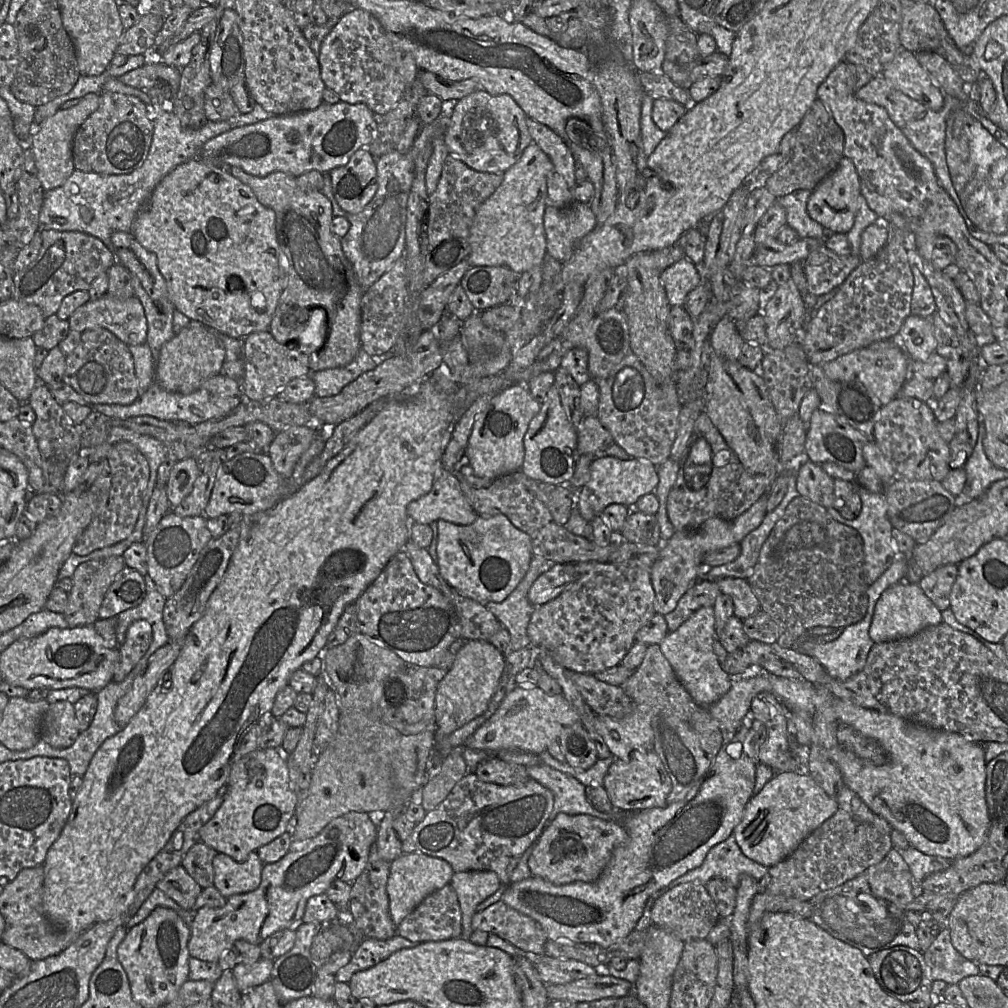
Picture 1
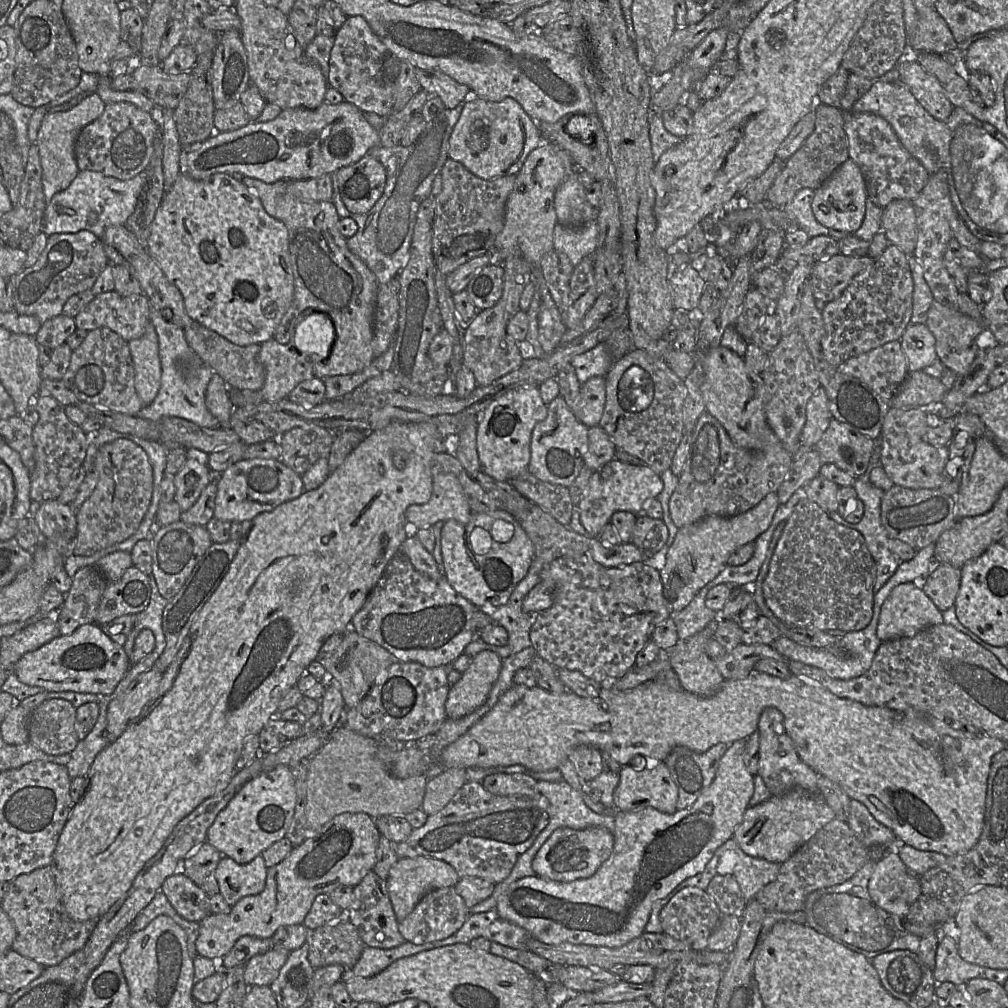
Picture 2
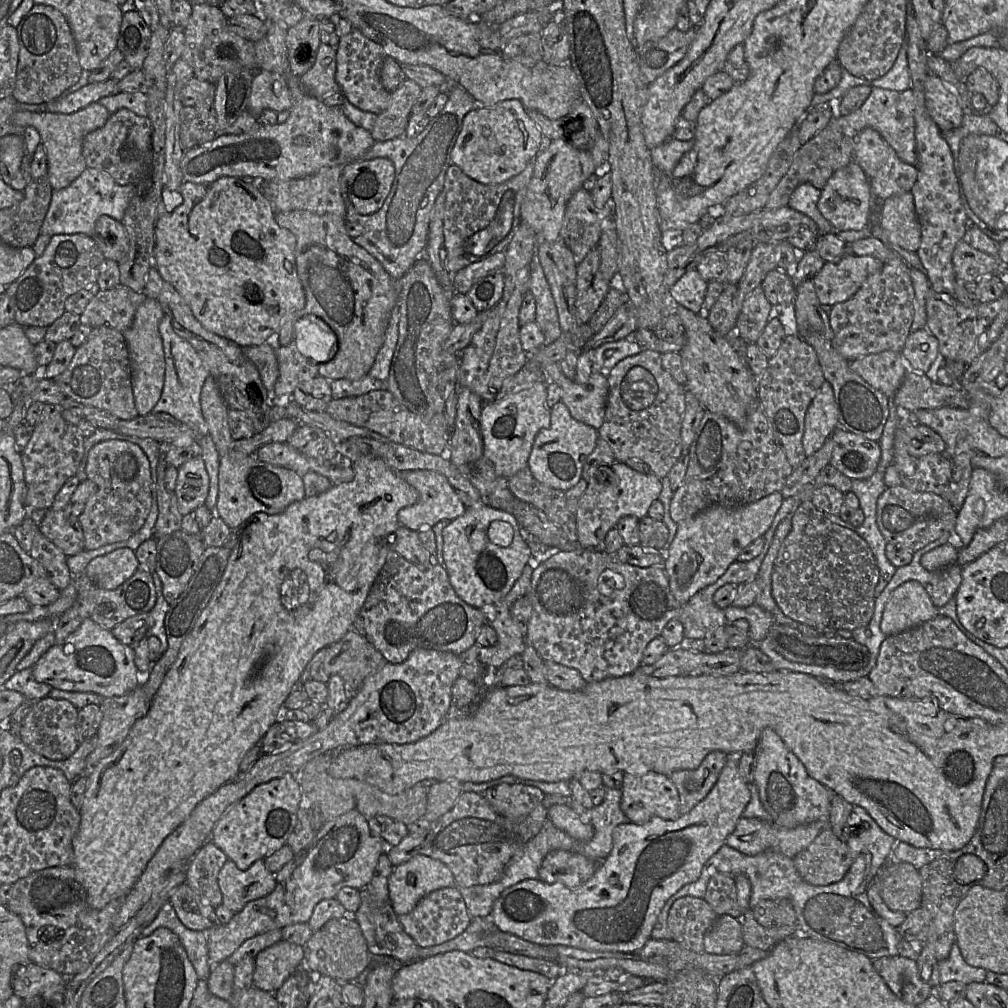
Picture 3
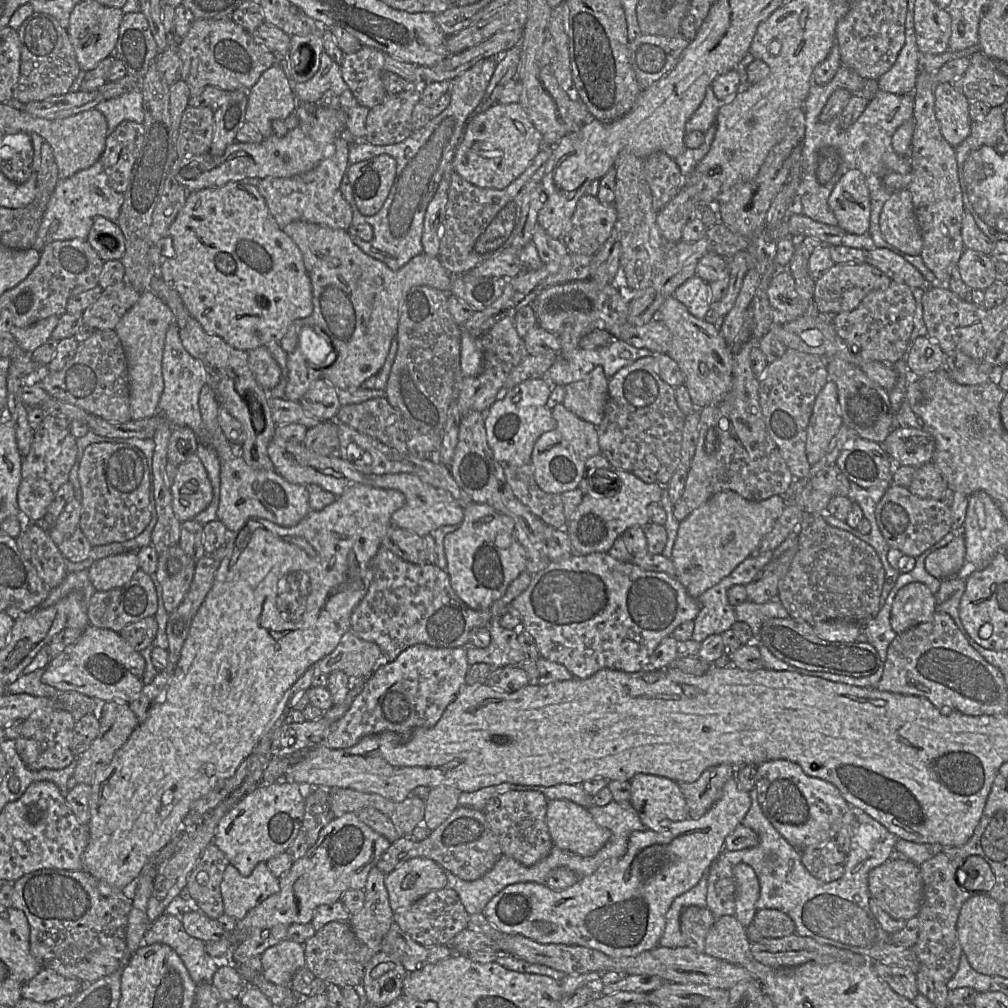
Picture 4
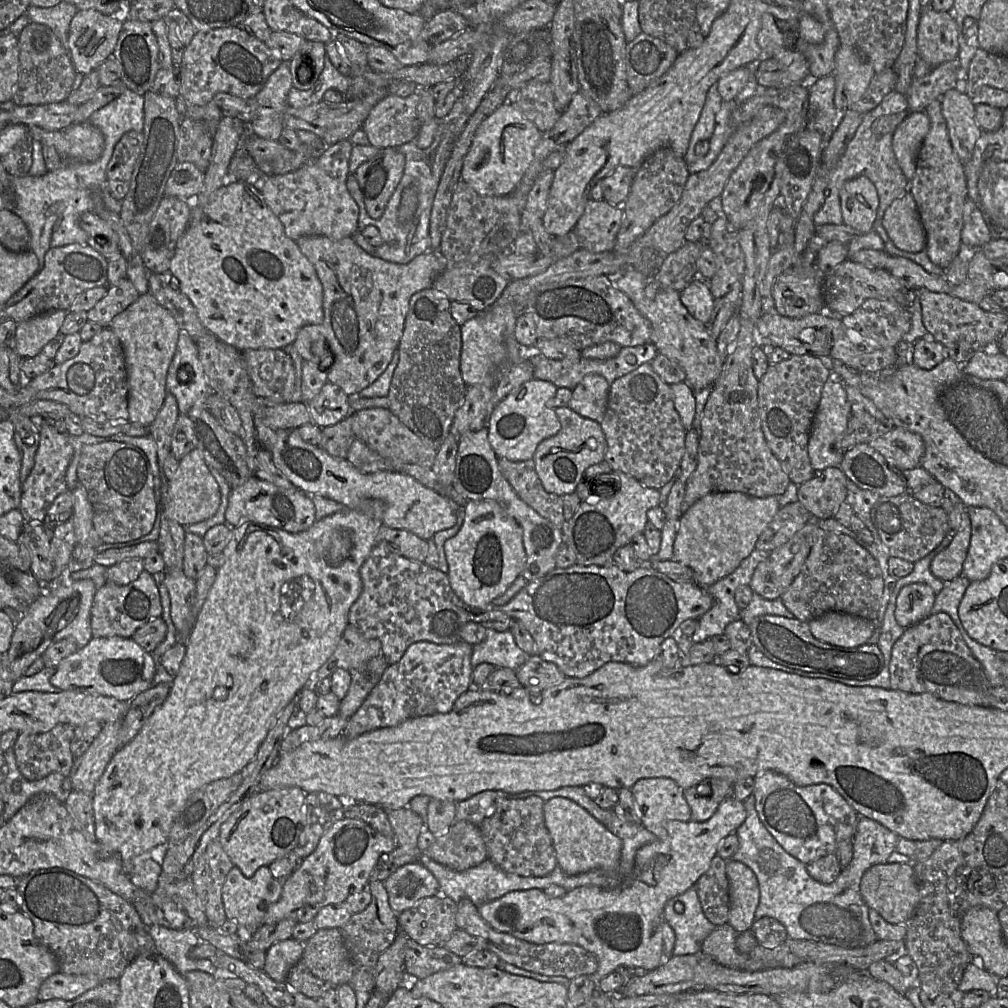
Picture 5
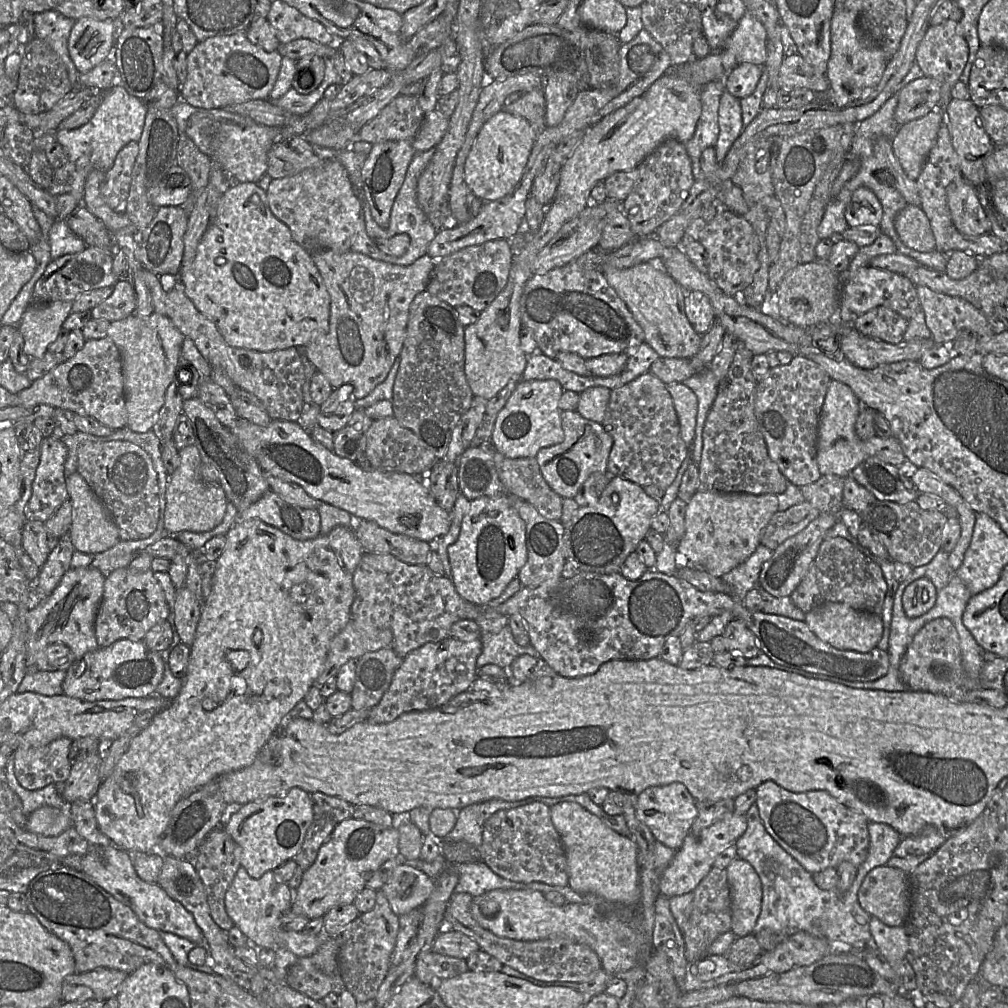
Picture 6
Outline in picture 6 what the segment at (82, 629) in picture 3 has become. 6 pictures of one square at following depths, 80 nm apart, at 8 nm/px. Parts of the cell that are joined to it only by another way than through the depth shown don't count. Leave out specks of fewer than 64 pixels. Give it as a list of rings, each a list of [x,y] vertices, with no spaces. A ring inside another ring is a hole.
[[[121,639],[75,660],[66,670],[63,692],[69,697],[85,701],[146,697],[156,692],[163,674],[164,661],[160,653],[150,650],[142,641]]]

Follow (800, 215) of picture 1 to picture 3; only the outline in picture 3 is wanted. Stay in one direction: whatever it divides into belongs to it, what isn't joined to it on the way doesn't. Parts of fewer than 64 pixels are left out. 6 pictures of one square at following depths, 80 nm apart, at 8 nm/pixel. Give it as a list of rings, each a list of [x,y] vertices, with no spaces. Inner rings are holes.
[[[802,183],[792,193],[787,207],[811,218],[818,227],[819,234],[829,234],[837,230],[826,220],[817,207],[821,190],[810,183]]]

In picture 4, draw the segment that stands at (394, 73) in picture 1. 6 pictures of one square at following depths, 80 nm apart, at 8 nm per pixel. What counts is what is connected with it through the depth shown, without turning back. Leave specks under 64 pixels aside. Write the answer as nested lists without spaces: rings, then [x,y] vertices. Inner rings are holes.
[[[362,46],[355,53],[344,54],[340,65],[349,90],[361,106],[369,109],[383,103],[388,96],[382,80],[384,55],[376,48]]]

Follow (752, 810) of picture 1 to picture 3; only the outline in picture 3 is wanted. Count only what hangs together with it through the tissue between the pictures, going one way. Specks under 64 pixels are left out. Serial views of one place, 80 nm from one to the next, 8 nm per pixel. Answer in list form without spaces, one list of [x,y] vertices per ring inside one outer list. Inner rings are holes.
[[[742,816],[734,831],[726,839],[726,844],[749,856],[771,850],[794,858],[827,827],[829,827],[829,819],[817,820],[808,824],[798,825],[794,828],[783,828],[771,822]]]

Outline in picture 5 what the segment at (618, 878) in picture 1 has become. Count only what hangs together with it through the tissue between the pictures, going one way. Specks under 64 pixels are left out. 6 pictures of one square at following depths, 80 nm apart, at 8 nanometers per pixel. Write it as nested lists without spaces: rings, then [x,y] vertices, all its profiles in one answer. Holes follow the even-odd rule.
[[[735,797],[724,799],[713,816],[704,822],[669,821],[667,837],[657,839],[638,849],[631,877],[610,888],[581,886],[566,892],[563,897],[552,898],[542,889],[516,890],[477,907],[481,917],[495,930],[509,933],[519,939],[535,943],[568,943],[583,947],[598,959],[597,971],[589,976],[599,983],[604,977],[619,969],[631,972],[649,972],[657,969],[666,959],[663,953],[661,923],[666,903],[690,889],[709,869],[718,855],[722,841],[735,833],[747,816],[744,802]]]

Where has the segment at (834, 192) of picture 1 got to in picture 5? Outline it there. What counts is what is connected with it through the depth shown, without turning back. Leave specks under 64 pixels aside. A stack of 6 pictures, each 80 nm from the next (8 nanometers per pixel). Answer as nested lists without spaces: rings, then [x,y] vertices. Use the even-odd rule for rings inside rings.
[[[866,176],[847,181],[839,193],[843,224],[861,234],[873,231],[879,197],[873,183]]]

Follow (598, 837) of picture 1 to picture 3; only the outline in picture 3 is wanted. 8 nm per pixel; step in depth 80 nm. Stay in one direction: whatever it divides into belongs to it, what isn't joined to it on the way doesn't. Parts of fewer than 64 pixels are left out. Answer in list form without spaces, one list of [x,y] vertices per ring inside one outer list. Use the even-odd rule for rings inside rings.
[[[553,850],[542,861],[539,878],[548,884],[560,882],[577,887],[591,878],[599,865],[599,862],[576,852]]]

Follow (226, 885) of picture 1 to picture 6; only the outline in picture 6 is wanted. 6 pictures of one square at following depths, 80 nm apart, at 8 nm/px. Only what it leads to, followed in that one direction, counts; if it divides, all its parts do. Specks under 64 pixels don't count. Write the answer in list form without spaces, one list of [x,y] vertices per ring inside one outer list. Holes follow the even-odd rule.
[[[240,866],[235,877],[225,893],[225,909],[228,916],[233,920],[234,924],[242,931],[250,943],[258,948],[268,948],[277,950],[286,948],[294,953],[298,958],[310,957],[314,954],[322,944],[324,937],[330,936],[325,933],[321,934],[305,934],[302,931],[286,931],[281,928],[279,917],[286,911],[290,910],[293,893],[287,883],[277,879],[272,870],[265,872],[261,877],[251,878],[246,869]]]

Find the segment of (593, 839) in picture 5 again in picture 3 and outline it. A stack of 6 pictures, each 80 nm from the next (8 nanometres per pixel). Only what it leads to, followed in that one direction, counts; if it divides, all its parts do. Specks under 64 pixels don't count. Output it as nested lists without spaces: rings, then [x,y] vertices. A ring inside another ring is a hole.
[[[555,804],[550,806],[548,819],[555,827],[577,841],[589,841],[594,836],[592,824],[584,822],[578,812],[570,805]]]

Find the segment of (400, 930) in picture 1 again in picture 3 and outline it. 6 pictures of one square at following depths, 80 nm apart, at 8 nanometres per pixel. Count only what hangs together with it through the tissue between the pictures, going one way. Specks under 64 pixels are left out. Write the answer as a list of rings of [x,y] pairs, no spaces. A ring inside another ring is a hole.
[[[445,887],[425,895],[407,914],[398,915],[404,931],[420,946],[429,947],[447,942],[462,934],[471,922],[464,898],[458,887]]]

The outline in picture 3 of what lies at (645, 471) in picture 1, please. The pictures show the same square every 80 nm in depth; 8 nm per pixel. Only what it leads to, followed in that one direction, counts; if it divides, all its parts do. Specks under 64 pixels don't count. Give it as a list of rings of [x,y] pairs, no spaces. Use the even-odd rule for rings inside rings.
[[[615,461],[612,464],[615,479],[613,481],[597,481],[591,479],[575,512],[576,542],[582,549],[600,549],[607,532],[615,528],[619,519],[624,516],[634,516],[638,520],[645,517],[648,507],[658,499],[662,485],[652,472],[640,473],[624,462]]]

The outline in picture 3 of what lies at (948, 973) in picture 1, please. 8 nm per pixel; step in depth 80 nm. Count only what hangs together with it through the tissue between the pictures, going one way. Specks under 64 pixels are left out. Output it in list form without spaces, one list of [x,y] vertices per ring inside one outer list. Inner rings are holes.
[[[957,943],[952,946],[947,959],[938,961],[938,969],[941,983],[958,981],[967,985],[986,981],[987,970],[967,964]]]

